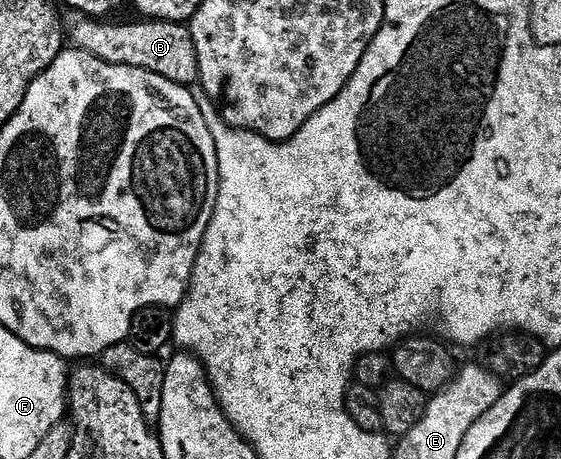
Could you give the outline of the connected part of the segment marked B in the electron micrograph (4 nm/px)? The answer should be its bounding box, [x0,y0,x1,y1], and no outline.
[68,19,199,86]

